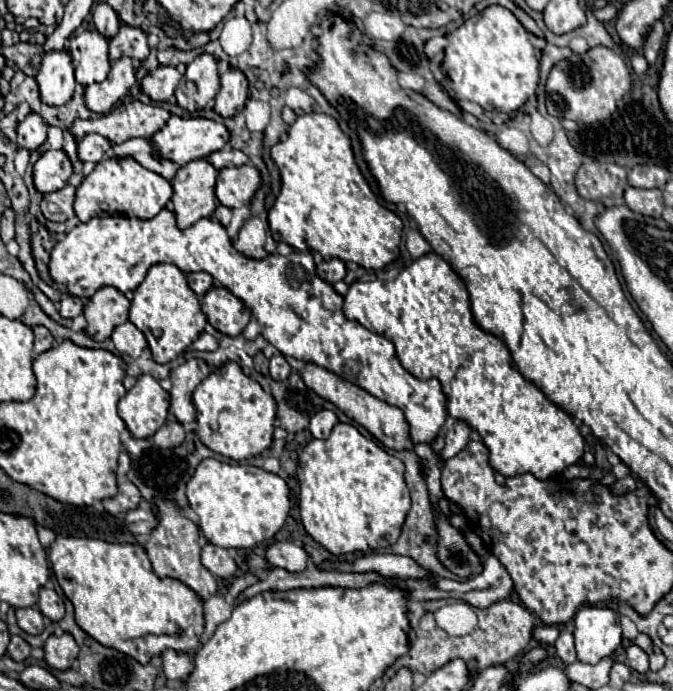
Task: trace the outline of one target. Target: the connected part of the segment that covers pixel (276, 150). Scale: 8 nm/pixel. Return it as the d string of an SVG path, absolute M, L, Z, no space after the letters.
M323 113L299 115L289 127L287 139L271 147L271 159L281 175L281 191L267 213L271 235L277 243L289 243L297 251L317 251L323 259L337 257L341 261L353 261L365 269L381 269L397 257L403 223L393 211L377 203L353 159L349 137L333 117Z

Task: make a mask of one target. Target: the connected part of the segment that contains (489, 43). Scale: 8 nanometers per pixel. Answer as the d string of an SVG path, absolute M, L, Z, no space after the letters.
M501 5L483 9L449 35L441 67L451 79L455 99L473 101L485 111L511 113L519 109L535 95L539 83L539 61L535 59L527 31L517 17Z

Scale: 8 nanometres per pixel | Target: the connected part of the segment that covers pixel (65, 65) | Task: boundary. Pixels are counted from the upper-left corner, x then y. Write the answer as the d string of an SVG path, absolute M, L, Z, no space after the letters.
M67 51L43 55L41 69L35 77L39 85L39 97L43 103L61 107L71 101L75 89L75 77L73 77L75 65L71 55L67 55Z

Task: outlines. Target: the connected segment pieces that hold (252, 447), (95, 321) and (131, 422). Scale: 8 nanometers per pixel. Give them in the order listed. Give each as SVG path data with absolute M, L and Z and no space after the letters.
M225 363L201 381L193 391L193 405L197 409L197 435L211 451L243 461L271 447L277 415L275 399L247 377L237 363Z
M113 287L99 289L93 297L85 301L83 315L87 319L85 333L93 341L105 341L111 337L113 329L125 321L129 321L131 303L123 293Z
M141 375L133 389L127 391L125 397L119 401L119 417L123 419L131 435L137 439L153 437L155 431L165 423L167 413L169 413L169 393L151 375Z

